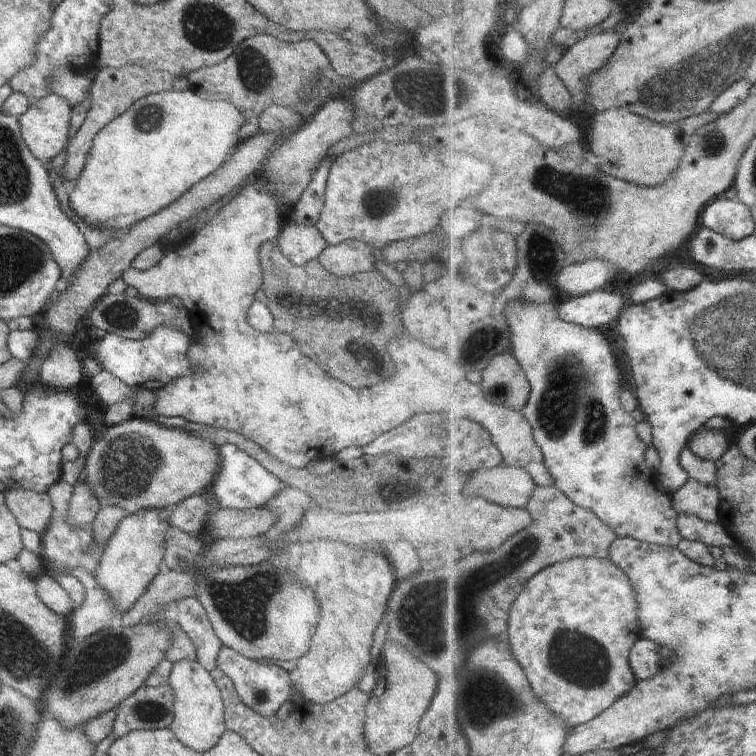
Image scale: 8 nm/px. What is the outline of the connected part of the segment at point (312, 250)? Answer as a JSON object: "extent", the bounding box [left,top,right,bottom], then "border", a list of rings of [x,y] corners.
{"extent":[276,222,328,267],"border":[[[292,222],[282,225],[276,244],[281,253],[297,267],[317,259],[328,245],[315,226],[296,226]]]}

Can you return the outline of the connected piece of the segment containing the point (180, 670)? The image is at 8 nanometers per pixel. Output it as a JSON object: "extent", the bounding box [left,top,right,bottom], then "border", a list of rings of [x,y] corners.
{"extent":[167,660,224,754],"border":[[[196,660],[176,661],[167,680],[174,689],[174,718],[169,729],[193,751],[204,754],[216,746],[224,731],[223,700],[212,675]]]}

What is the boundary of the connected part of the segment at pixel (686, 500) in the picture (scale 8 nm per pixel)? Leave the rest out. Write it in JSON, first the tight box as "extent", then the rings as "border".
{"extent":[673,478,722,522],"border":[[[691,478],[688,484],[673,496],[679,513],[692,513],[707,521],[720,522],[722,497],[717,484],[709,485]]]}

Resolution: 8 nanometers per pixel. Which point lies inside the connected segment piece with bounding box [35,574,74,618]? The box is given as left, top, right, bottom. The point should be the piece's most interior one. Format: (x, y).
(56, 598)

